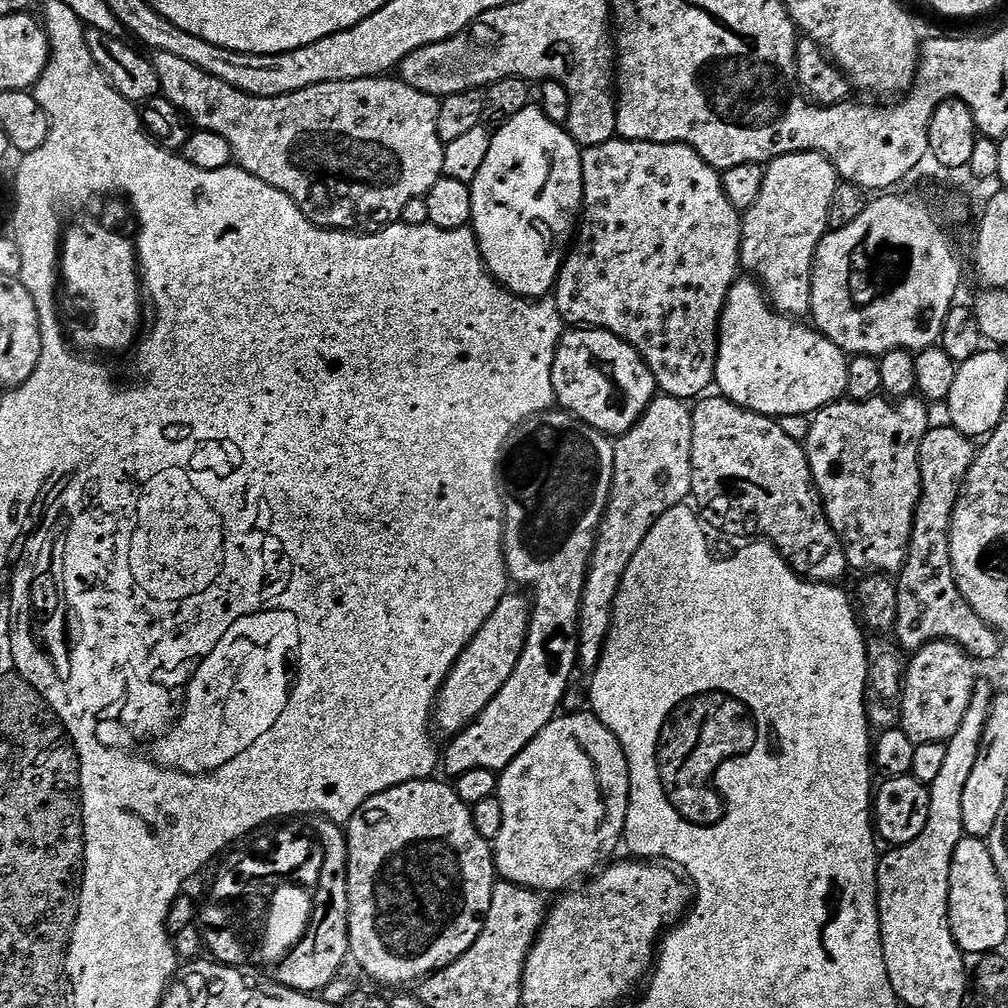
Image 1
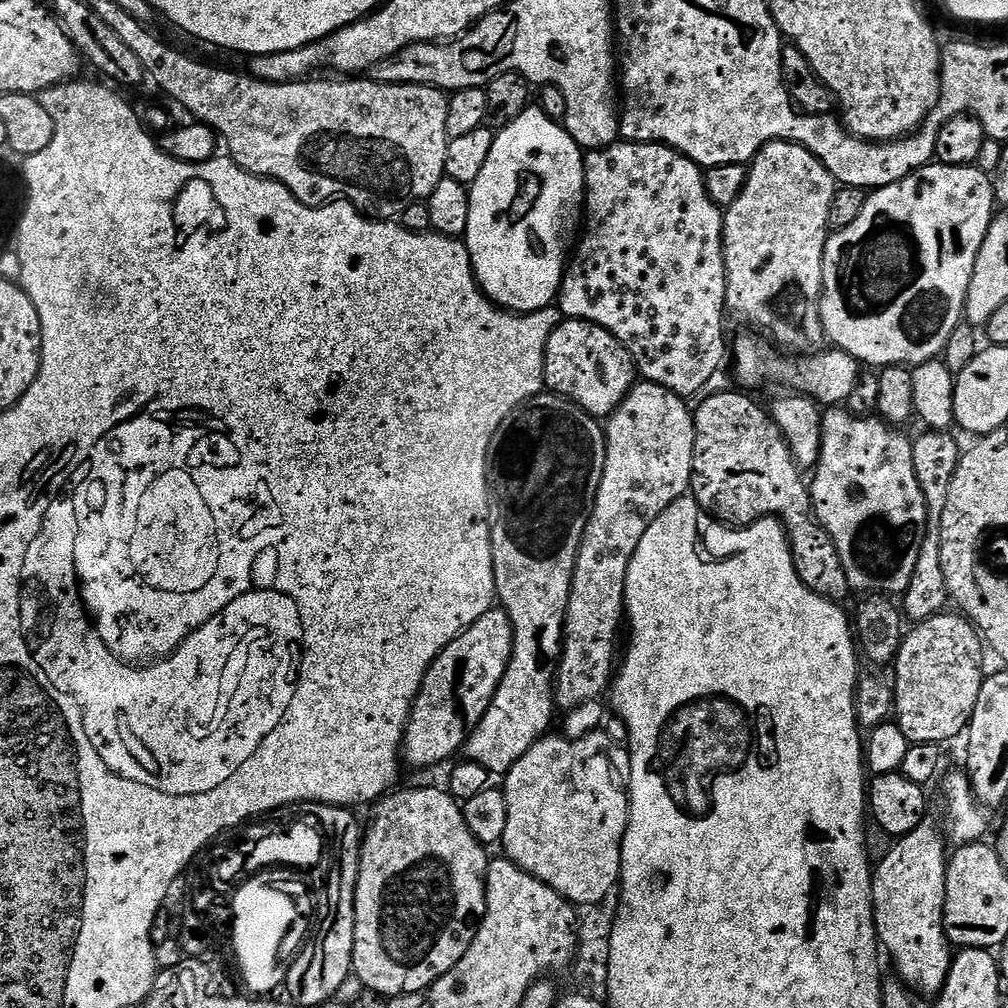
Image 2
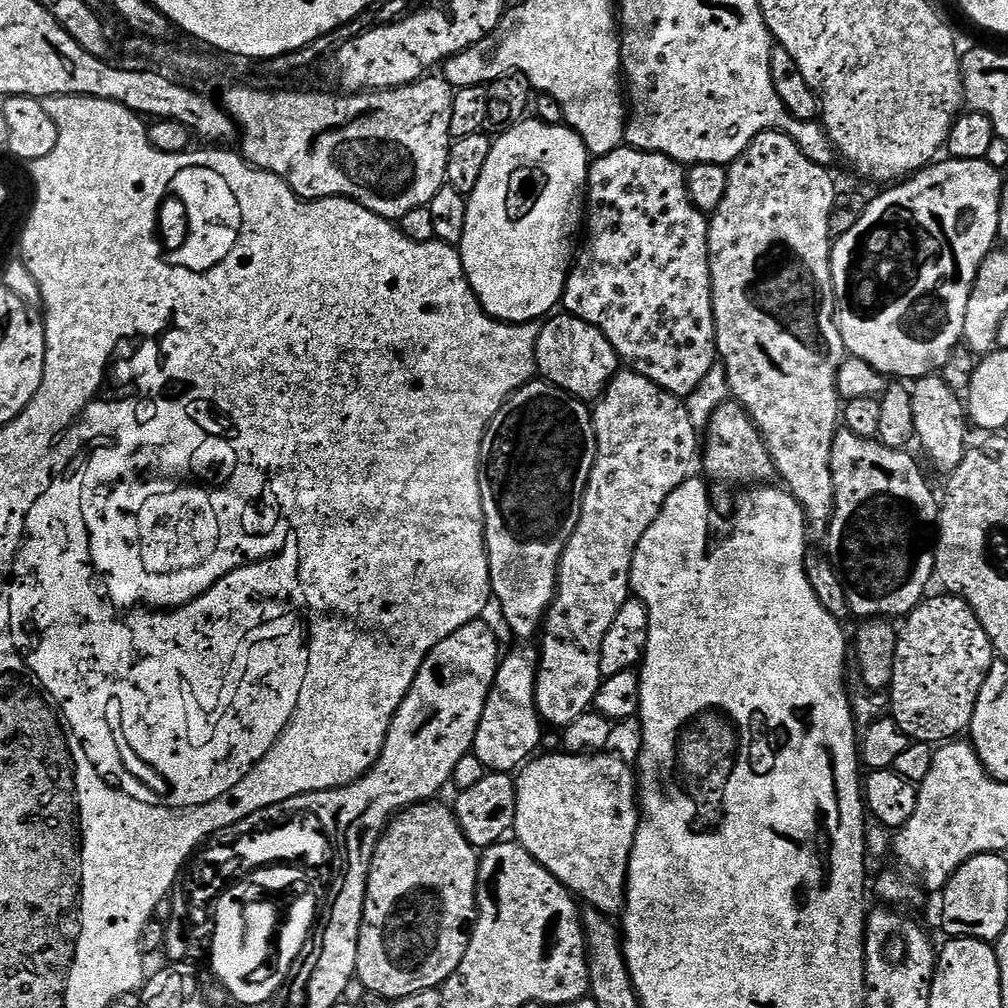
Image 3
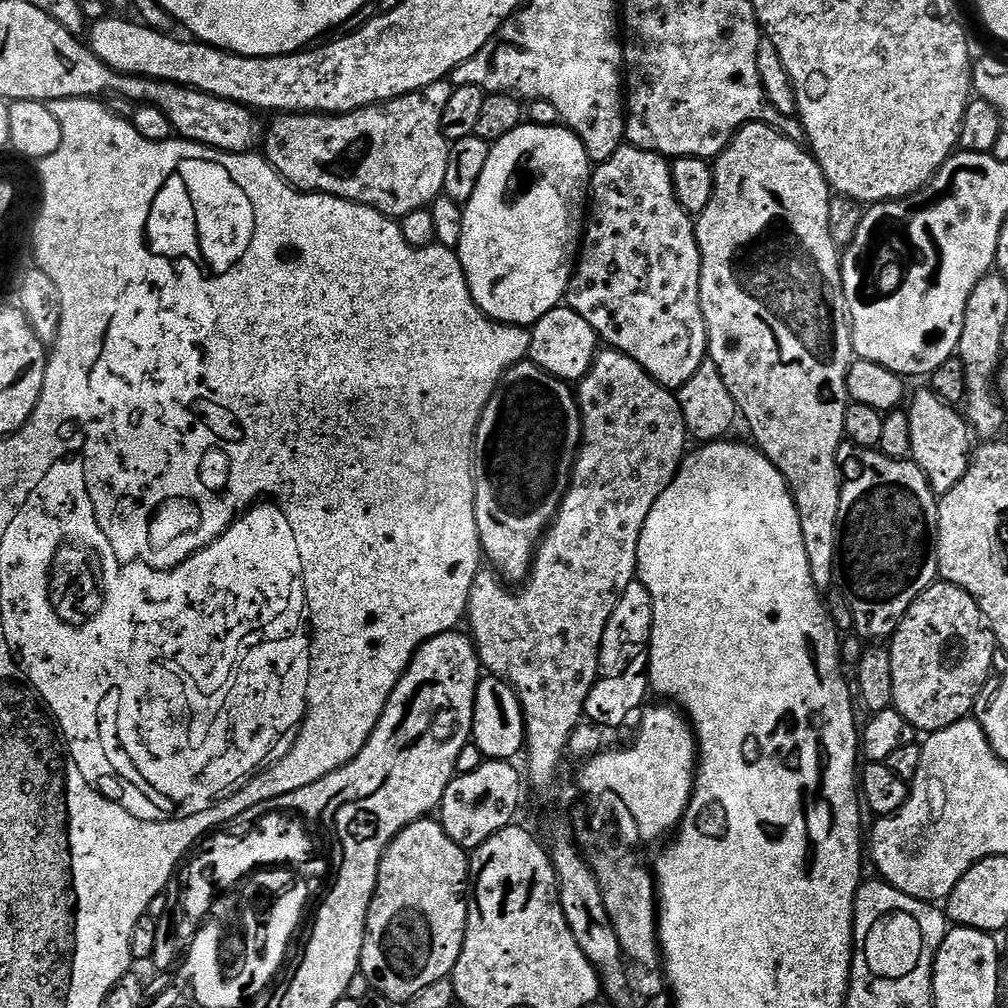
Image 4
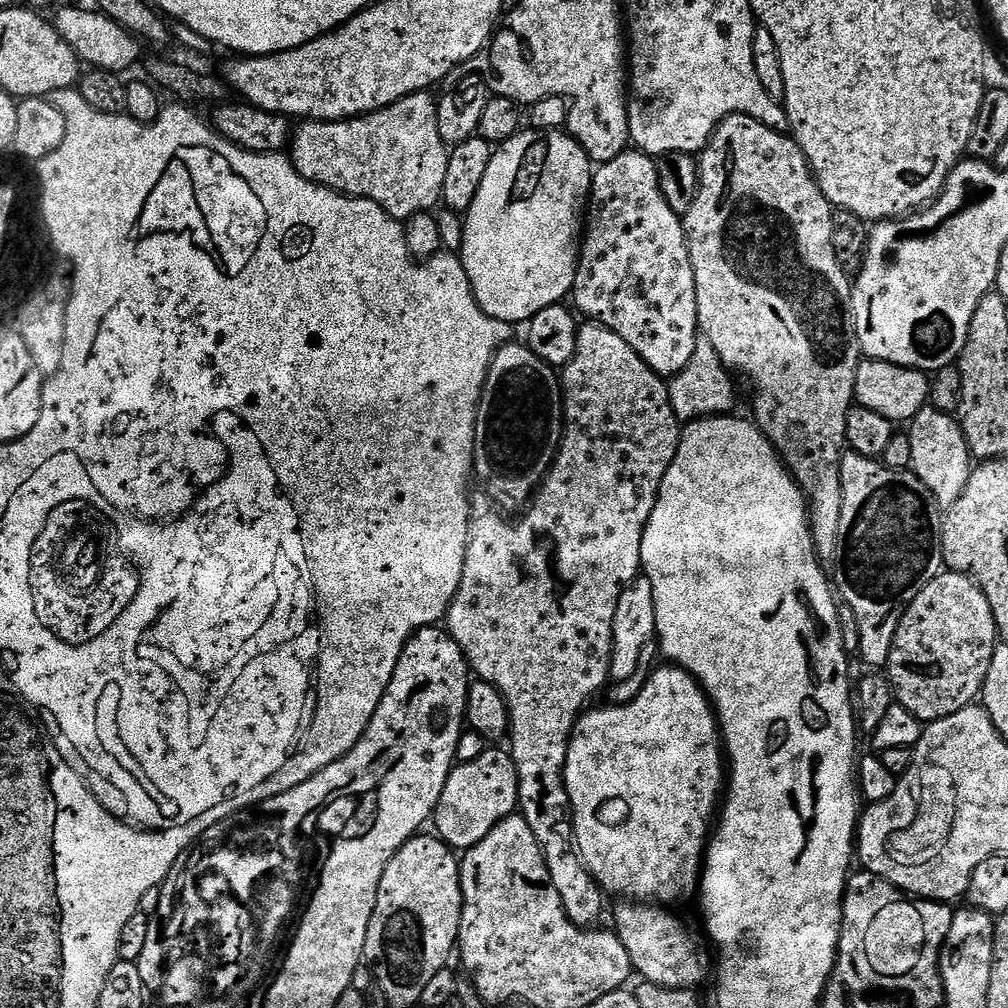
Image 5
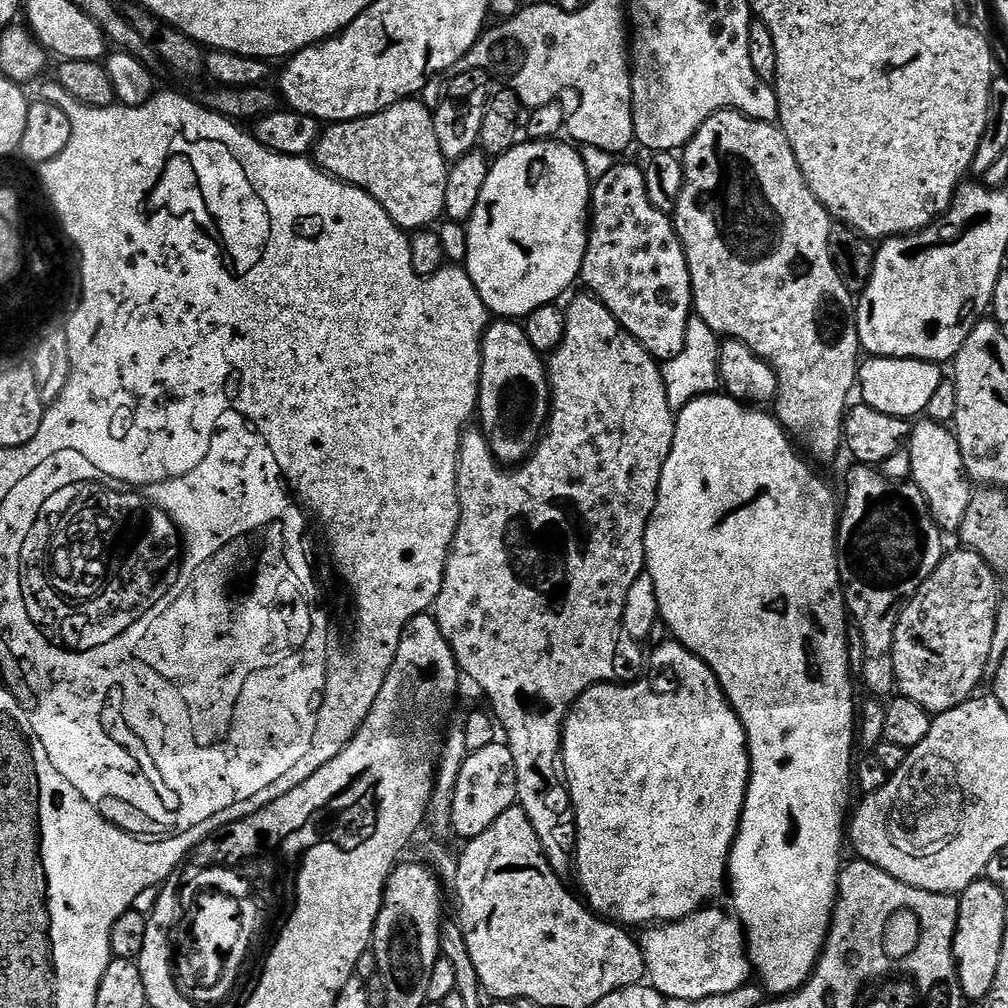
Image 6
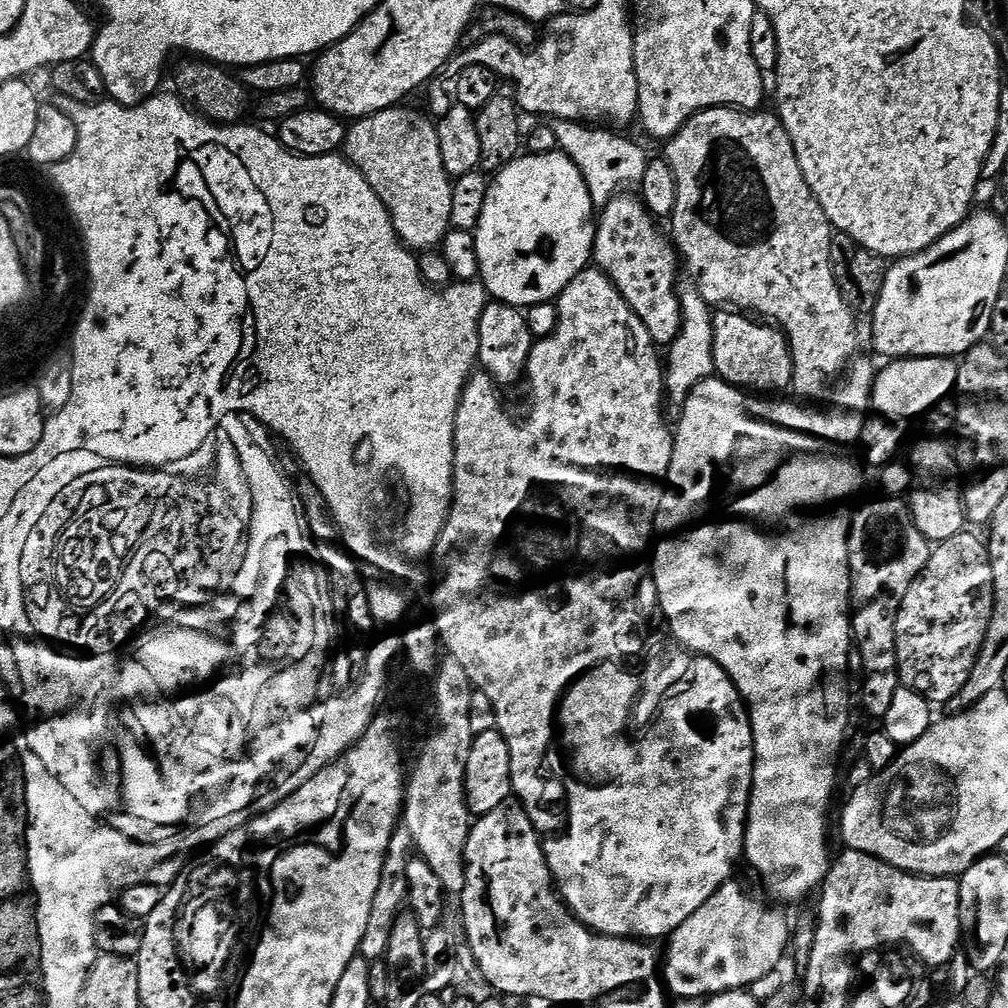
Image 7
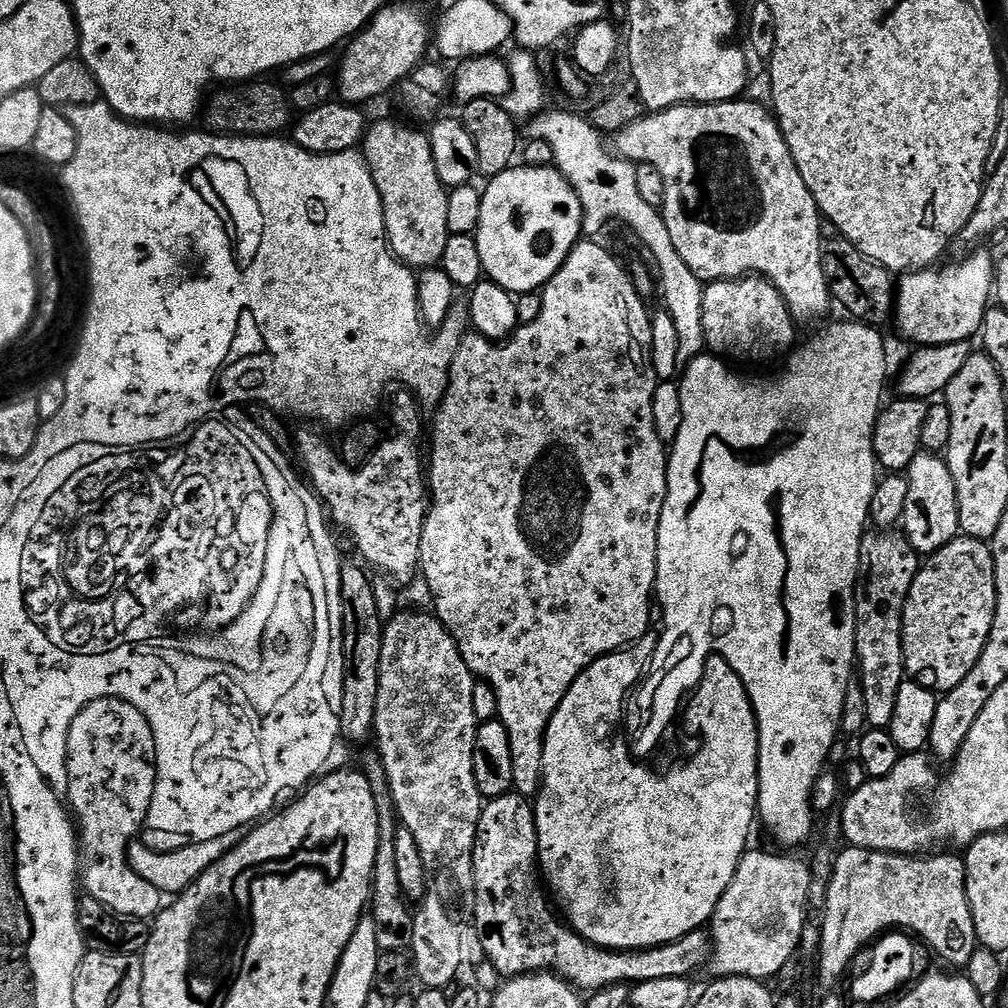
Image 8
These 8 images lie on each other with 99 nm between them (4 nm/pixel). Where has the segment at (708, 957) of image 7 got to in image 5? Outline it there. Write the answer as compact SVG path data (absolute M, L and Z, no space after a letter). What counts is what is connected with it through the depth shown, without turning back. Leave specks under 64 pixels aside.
M620 902L616 908L617 938L626 946L632 967L645 981L668 988L699 989L704 979L709 979L708 952L700 940L664 906L652 902Z

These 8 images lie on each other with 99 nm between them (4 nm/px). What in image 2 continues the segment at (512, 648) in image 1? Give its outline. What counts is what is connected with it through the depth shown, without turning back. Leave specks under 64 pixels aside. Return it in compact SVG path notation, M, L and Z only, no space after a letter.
M494 606L434 658L420 692L412 702L412 717L404 731L402 756L416 768L432 768L459 753L492 704L512 657L514 630L508 613Z

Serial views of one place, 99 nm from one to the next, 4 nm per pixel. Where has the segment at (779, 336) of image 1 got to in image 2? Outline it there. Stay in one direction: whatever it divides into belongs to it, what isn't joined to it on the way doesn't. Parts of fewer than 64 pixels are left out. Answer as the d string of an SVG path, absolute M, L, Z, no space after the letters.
M752 330L744 331L748 332L742 333L736 340L736 372L734 371L741 389L752 390L748 388L781 384L784 390L795 390L821 406L840 406L850 398L850 390L854 390L862 371L860 361L850 354L839 350L821 350L815 354L800 354L793 358L791 355L782 354L781 349L771 339Z

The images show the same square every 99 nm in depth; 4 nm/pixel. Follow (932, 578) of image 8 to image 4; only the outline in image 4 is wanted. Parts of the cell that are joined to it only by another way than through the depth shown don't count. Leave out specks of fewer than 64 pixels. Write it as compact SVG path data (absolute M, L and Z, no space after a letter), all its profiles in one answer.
M937 582L930 585L910 610L898 622L896 632L890 638L893 662L893 700L891 707L906 718L906 722L917 733L931 734L954 722L969 719L976 707L976 700L994 671L998 645L978 602L966 590L953 584Z

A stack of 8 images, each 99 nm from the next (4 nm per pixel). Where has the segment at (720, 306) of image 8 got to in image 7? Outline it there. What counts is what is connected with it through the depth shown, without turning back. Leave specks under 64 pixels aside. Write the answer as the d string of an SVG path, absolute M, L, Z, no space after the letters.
M740 310L717 311L712 317L712 322L714 324L715 375L719 379L752 394L784 394L791 389L792 375L796 367L788 350L788 338L779 327L768 322L761 322Z

